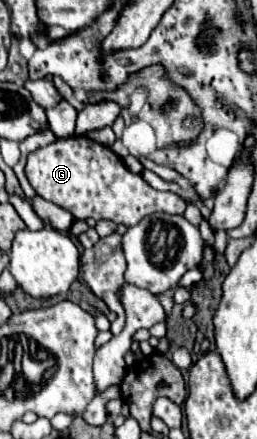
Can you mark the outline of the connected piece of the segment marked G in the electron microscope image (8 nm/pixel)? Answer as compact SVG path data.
M75 135L69 139L57 139L45 147L35 149L27 155L25 175L39 197L73 213L77 219L107 219L126 227L136 225L145 215L157 211L183 215L195 227L199 227L203 219L195 205L187 205L179 195L171 191L153 189L141 175L131 173L123 165L121 157L117 157L109 147L89 137Z

